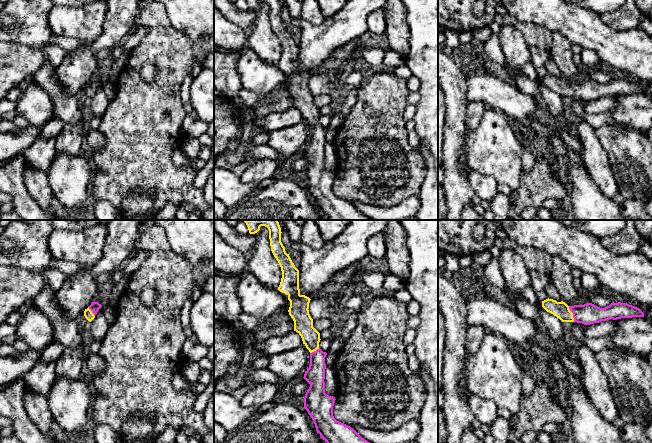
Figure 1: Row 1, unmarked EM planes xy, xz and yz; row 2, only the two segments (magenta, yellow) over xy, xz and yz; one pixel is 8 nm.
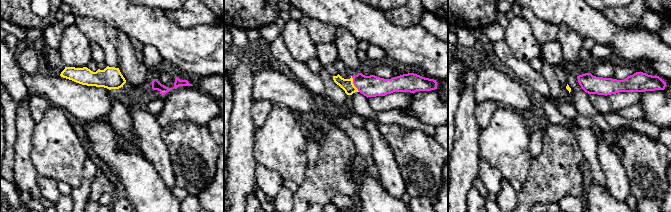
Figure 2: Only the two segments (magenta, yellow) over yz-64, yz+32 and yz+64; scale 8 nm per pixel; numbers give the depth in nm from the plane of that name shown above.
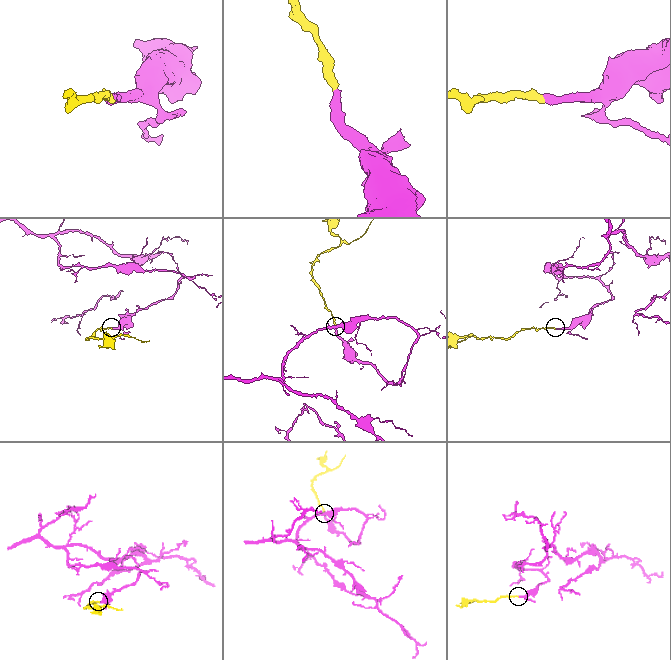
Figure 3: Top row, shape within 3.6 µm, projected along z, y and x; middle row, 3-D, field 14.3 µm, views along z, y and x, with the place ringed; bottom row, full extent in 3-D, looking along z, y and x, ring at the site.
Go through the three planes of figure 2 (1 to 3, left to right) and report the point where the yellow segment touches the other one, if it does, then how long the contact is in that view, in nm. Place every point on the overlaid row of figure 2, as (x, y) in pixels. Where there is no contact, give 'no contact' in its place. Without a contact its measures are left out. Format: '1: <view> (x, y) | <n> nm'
1: no contact
2: yz+32 (353, 83) | 140 nm
3: no contact

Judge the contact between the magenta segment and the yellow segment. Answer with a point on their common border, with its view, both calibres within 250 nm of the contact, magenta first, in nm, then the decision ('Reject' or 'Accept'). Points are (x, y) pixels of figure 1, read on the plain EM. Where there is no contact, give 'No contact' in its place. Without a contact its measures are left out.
Touches magenta at yz (573, 90). Thickness 170 nm (magenta) against 130 nm. Accept

